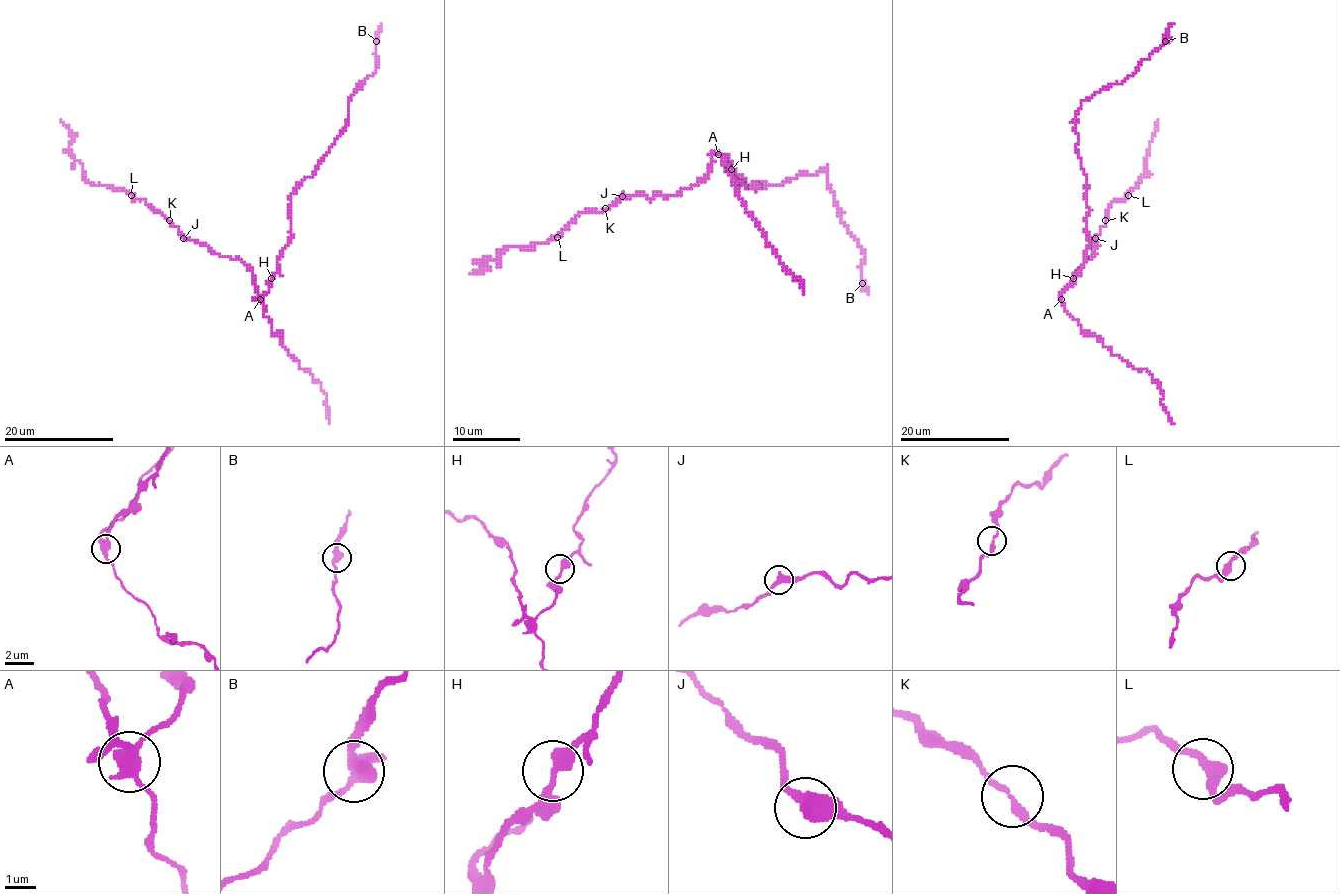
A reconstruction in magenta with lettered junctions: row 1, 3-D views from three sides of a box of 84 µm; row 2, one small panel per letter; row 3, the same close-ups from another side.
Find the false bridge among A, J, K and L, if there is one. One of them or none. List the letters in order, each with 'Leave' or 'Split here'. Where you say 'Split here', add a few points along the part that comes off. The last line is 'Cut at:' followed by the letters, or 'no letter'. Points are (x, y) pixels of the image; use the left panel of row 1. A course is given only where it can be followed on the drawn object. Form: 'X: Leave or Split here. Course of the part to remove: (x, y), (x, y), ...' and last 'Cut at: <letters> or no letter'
A: Split here. Course of the part to remove: (260, 300), (291, 237), (290, 195), (346, 126), (348, 101), (357, 86), (376, 71), (376, 32), (382, 23)
J: Leave
K: Leave
L: Leave
Cut at: A

